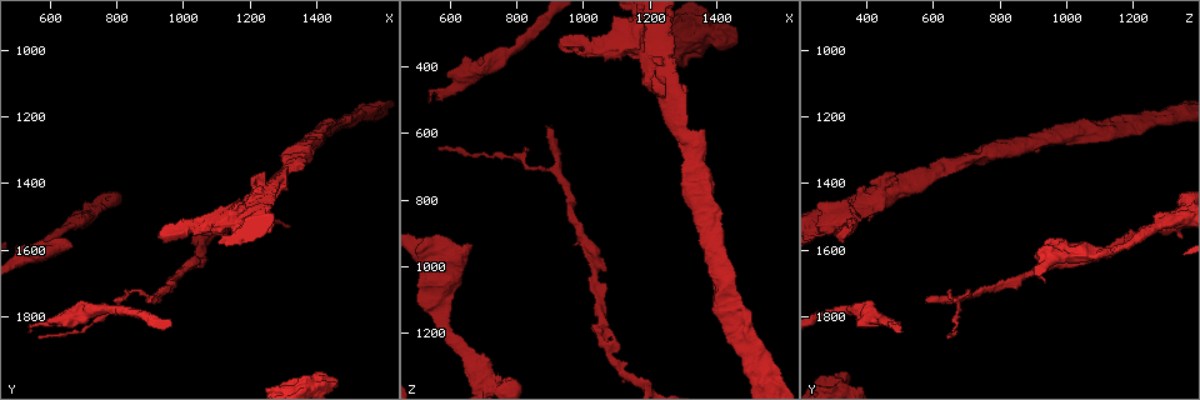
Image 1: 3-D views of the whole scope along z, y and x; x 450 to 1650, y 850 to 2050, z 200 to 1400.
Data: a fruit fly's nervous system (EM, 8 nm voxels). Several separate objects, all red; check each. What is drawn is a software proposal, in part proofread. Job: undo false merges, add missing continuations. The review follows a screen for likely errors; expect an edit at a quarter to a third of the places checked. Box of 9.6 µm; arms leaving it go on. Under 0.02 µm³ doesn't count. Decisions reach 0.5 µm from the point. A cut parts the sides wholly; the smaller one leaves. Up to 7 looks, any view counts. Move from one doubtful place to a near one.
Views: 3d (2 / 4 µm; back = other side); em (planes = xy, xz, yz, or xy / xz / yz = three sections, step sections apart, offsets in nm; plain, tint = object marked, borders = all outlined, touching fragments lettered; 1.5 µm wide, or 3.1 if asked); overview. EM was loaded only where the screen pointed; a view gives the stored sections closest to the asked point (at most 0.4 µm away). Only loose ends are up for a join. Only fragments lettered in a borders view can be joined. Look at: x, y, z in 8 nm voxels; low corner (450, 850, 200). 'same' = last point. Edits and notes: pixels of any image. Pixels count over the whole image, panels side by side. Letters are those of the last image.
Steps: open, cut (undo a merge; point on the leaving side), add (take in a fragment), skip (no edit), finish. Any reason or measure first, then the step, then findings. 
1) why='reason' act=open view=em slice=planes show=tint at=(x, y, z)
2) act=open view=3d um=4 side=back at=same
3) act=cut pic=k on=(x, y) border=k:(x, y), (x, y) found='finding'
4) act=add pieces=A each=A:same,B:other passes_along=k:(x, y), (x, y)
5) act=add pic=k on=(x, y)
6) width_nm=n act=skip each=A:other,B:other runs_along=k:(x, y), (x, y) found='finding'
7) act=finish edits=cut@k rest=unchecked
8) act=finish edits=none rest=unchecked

why='an open end' act=open view=em slice=xz step=4 show=tint at=(900, 1730, 580)

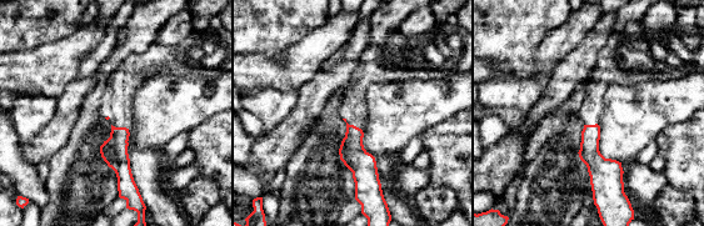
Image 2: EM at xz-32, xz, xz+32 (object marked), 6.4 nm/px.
why='cut it another way' act=open view=em slice=planes show=borders at=same

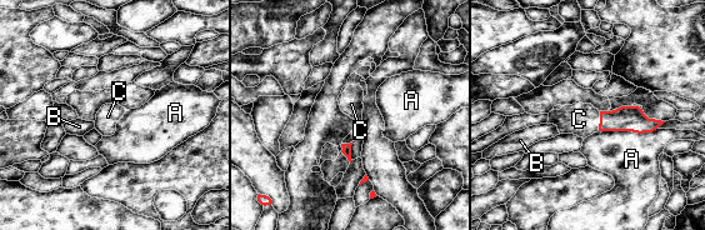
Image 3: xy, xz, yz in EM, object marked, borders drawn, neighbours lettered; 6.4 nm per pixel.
act=add pieces=C each=A:other,B:other,C:same passes_along=3:(633, 119), (600, 121), (579, 119) found='it goes on there'

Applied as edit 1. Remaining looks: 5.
why='thick end' act=open view=em slice=xz step=4 show=borders at=(1270, 1460, 310)

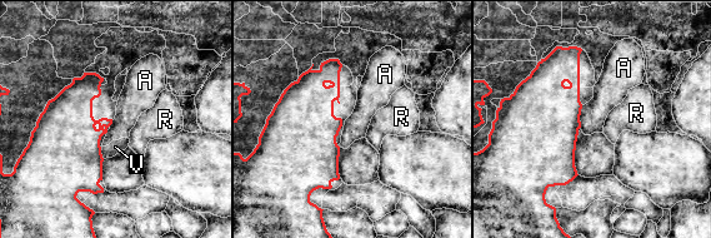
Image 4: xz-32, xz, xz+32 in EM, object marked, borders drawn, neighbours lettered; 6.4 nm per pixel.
act=open view=em slice=planes show=borders at=same

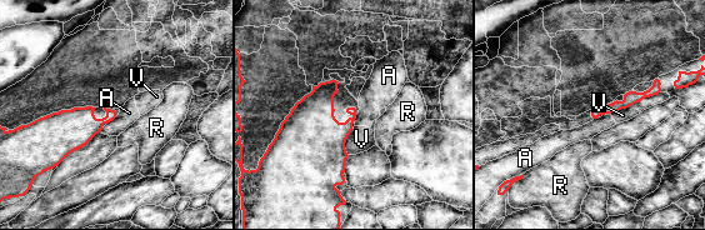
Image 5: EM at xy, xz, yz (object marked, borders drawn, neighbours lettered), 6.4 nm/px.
act=skip each=A:other,R:other,V:other runs_along=5:(656, 83), (649, 93), (595, 115) found='no lettered fragment goes on from it'

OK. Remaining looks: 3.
act=open view=3d um=4 at=(670, 1590, 940)

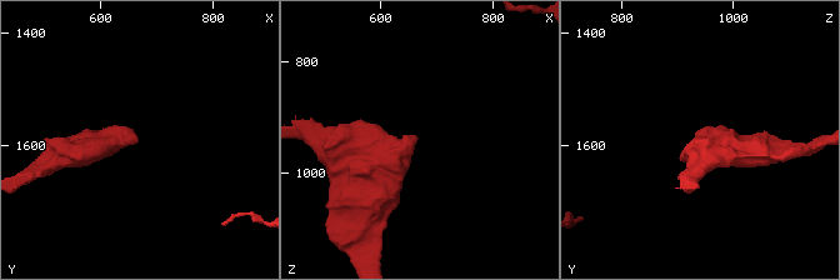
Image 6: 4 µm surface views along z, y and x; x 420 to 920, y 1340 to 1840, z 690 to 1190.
why='now the EM' act=open view=em slice=yz step=8 show=borders at=(665, 1580, 940)

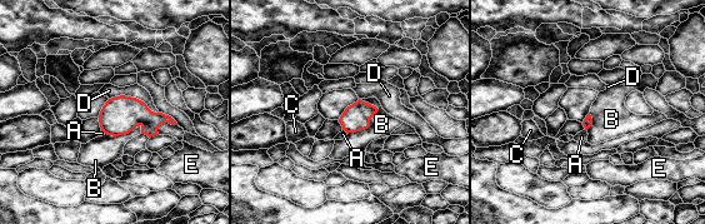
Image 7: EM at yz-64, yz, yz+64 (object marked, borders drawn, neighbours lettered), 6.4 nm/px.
act=open view=em slice=planes show=borders at=same

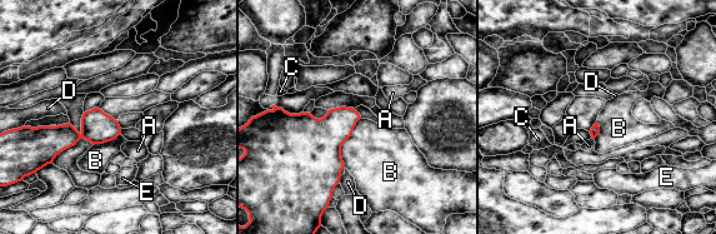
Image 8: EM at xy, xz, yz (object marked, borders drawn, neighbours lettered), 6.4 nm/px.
act=skip each=A:other,B:other,C:other,D:other,E:other border=8:(360, 118), (341, 147), (344, 167) found='none of them fits'

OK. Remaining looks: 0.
act=finish edits=add@3 rest=unchecked

